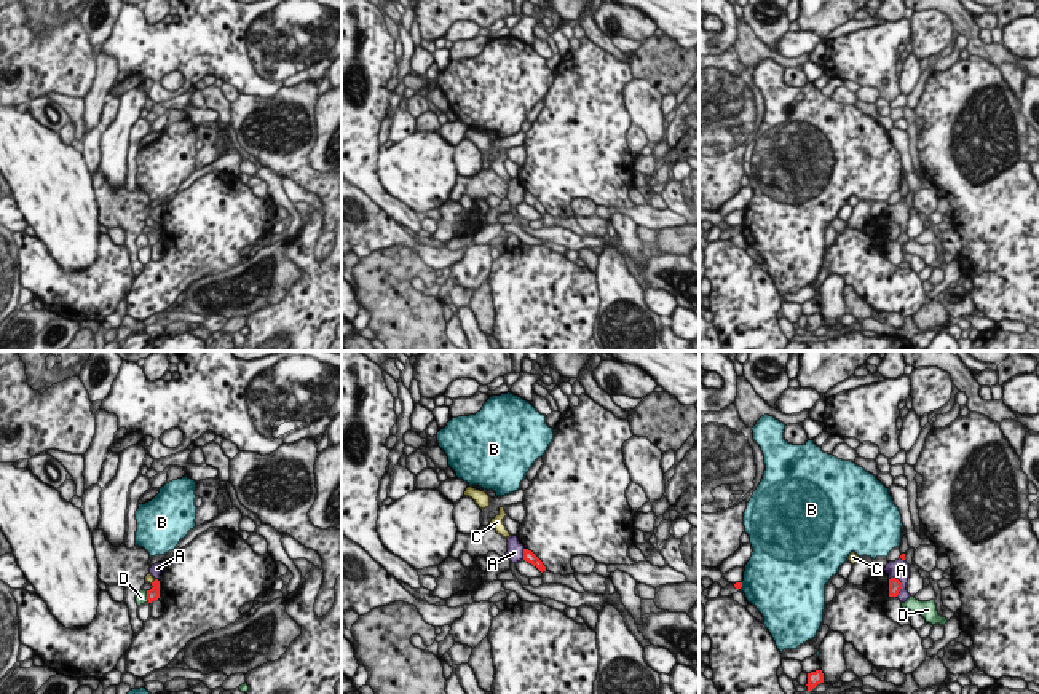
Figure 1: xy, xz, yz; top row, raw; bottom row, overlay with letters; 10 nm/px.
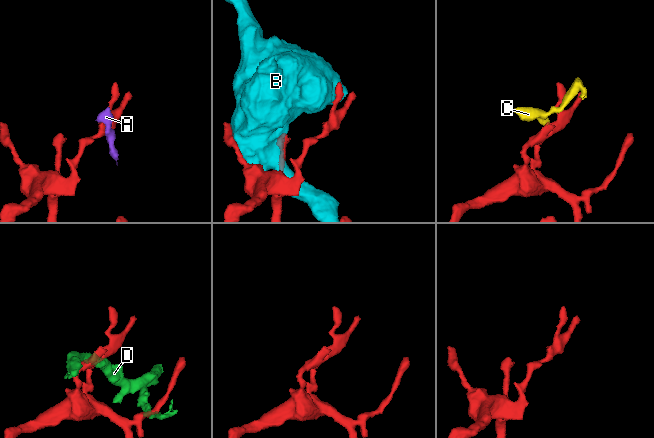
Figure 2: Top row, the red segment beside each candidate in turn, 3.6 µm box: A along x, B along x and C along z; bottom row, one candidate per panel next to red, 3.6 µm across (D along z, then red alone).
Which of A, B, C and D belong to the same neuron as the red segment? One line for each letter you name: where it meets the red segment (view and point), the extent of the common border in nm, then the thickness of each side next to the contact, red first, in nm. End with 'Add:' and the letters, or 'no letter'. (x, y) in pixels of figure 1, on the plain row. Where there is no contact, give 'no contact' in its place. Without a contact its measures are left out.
C: xy (154, 224) | 70 nm | 130/90 nm
Add: C

